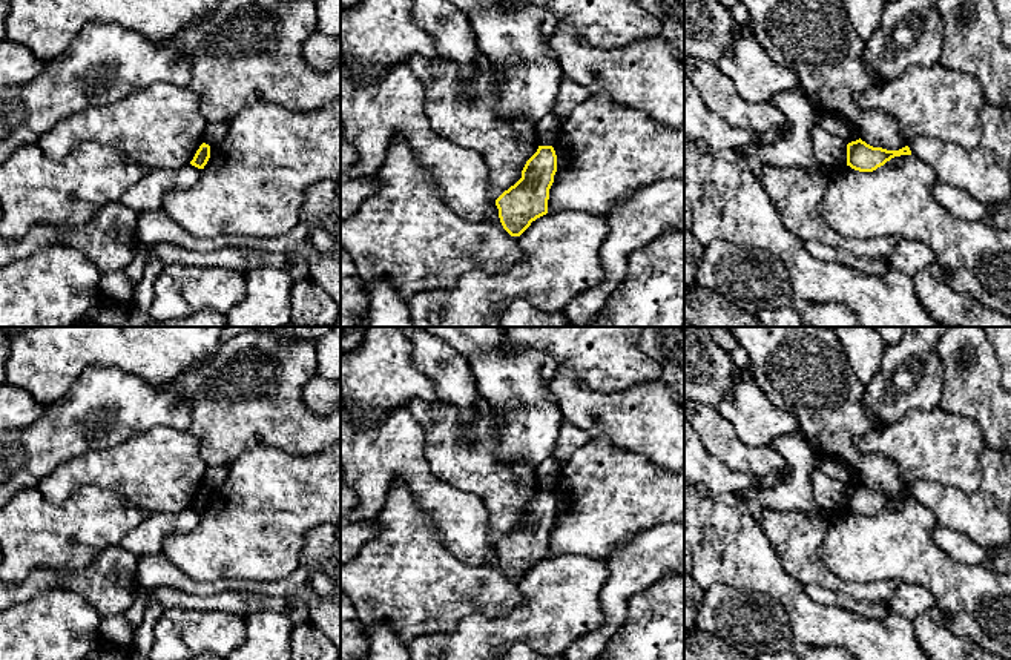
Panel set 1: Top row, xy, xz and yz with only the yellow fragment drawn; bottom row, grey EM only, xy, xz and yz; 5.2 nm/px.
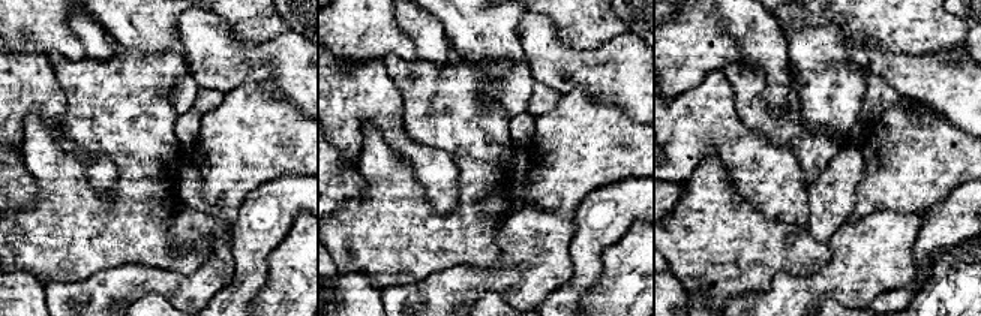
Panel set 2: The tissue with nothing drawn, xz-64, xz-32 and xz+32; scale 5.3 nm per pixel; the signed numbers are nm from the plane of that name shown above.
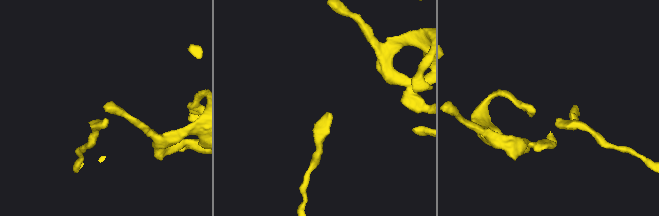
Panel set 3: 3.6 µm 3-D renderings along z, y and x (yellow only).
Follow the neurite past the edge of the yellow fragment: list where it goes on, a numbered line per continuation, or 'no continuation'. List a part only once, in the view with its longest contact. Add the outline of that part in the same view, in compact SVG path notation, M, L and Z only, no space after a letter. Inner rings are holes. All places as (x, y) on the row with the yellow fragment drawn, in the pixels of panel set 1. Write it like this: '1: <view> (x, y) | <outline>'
no continuation

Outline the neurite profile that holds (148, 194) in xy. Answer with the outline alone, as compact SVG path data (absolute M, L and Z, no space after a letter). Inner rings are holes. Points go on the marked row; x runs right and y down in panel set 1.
M192 164L179 169L147 170L144 177L132 184L121 196L121 204L141 212L161 209L163 198L169 192L186 190L196 184L203 169Z

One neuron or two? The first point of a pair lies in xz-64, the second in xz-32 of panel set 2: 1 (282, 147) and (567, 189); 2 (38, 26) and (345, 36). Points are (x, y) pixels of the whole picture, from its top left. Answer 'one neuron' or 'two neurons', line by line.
1: one neuron
2: one neuron

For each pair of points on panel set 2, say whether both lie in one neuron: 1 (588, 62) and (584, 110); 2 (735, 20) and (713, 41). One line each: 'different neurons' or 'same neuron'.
1: different neurons
2: different neurons

